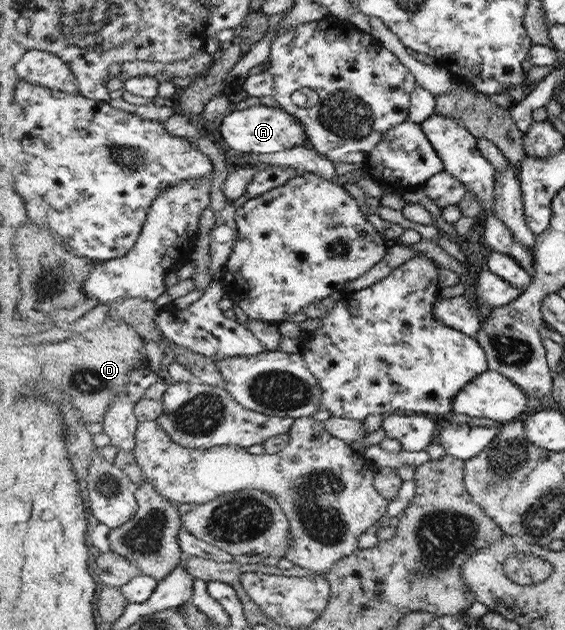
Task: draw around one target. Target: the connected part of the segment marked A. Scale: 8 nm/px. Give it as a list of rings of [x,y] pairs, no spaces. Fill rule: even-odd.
[[[264,105],[230,113],[221,125],[221,134],[231,151],[240,154],[274,154],[308,143],[305,129],[295,116],[280,107],[268,108]]]

